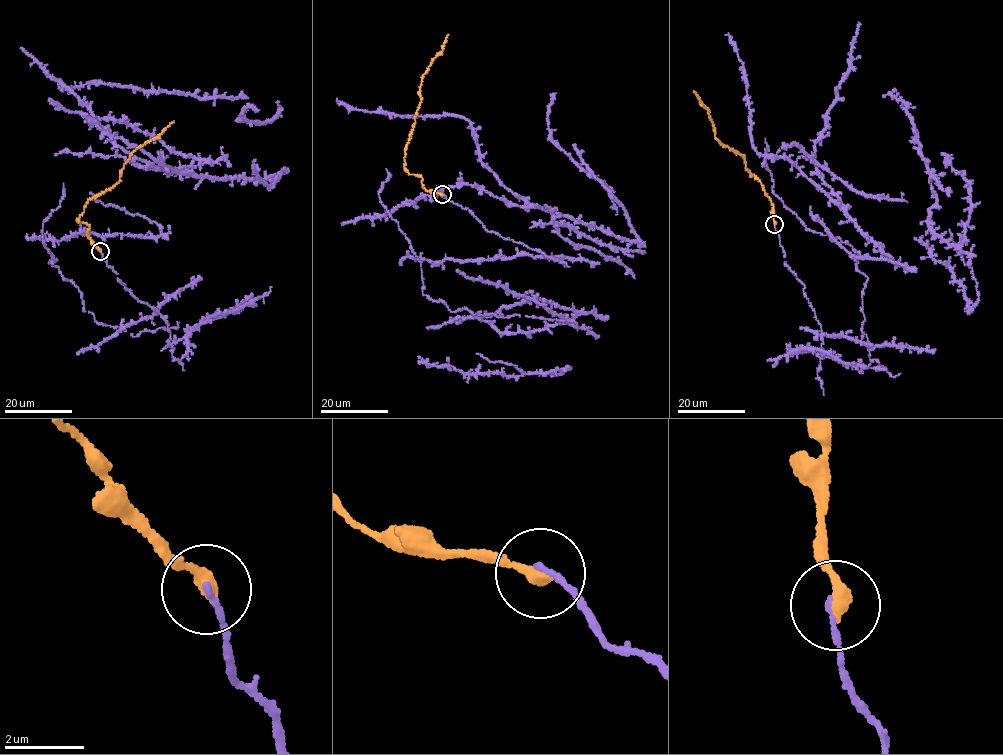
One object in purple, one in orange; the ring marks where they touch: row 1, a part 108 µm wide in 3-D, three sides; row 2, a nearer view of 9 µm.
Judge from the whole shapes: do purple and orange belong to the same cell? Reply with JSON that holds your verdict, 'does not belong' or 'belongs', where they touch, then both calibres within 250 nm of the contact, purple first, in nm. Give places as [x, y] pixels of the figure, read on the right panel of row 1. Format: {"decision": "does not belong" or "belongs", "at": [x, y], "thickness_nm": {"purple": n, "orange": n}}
{"decision": "belongs", "at": [774, 224], "thickness_nm": {"purple": 140, "orange": 360}}

